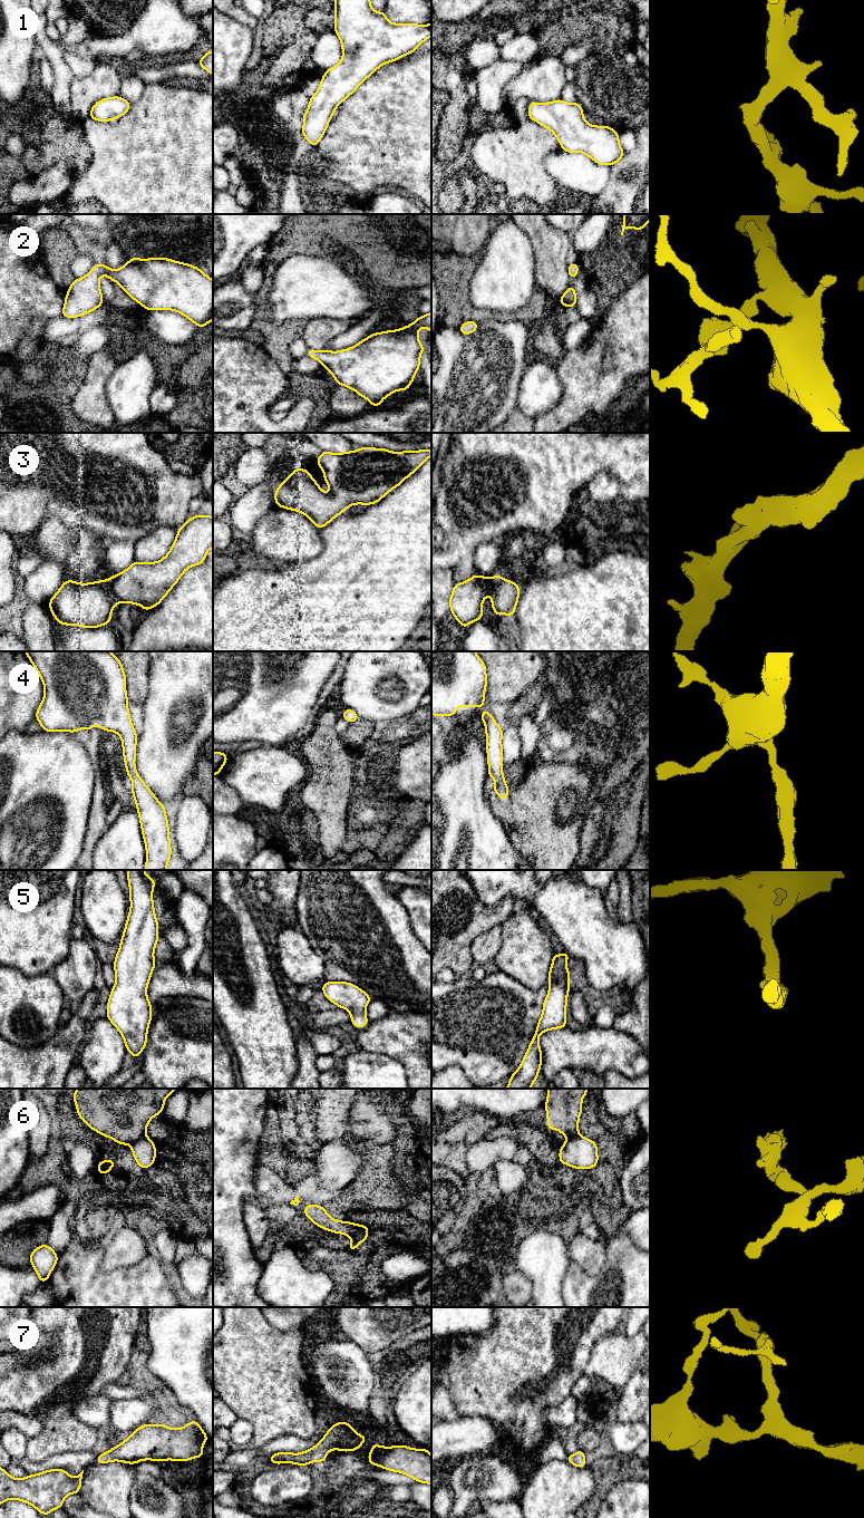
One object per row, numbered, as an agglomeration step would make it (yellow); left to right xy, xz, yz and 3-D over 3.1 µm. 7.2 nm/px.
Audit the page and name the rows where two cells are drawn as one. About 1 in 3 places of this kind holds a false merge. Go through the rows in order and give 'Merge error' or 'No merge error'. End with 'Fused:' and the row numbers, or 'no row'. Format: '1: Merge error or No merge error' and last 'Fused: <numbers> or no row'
1: No merge error
2: No merge error
3: No merge error
4: No merge error
5: No merge error
6: Merge error
7: No merge error
Fused: 6

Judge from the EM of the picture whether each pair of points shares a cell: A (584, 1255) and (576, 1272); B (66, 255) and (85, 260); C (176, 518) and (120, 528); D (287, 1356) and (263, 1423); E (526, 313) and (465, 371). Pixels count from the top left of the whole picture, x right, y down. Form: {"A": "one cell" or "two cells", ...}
{"A": "two cells", "B": "two cells", "C": "one cell", "D": "one cell", "E": "two cells"}

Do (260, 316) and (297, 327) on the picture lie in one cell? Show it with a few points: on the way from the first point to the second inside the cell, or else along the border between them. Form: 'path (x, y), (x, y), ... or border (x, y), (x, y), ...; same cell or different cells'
path (268, 325), (272, 329), (288, 329); same cell

